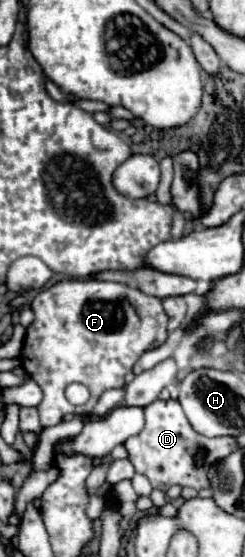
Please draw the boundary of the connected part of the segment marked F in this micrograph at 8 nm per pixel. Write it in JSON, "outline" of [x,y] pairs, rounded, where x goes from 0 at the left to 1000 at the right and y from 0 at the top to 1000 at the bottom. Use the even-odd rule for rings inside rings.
{"outline":[[[257,503],[167,521],[127,553],[143,575],[110,589],[78,646],[118,679],[176,700],[176,718],[151,729],[176,772],[249,761],[265,743],[380,740],[429,700],[510,693],[510,671],[592,628],[641,625],[682,610],[682,567],[657,539],[494,506]],[[290,686],[363,697],[371,715],[355,725],[298,729],[265,715],[265,697]]]}

